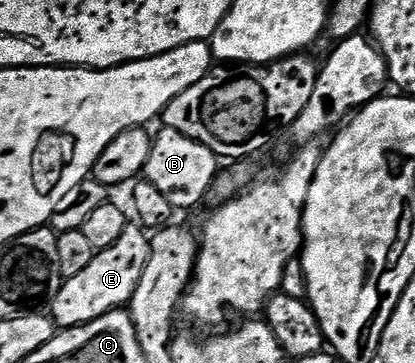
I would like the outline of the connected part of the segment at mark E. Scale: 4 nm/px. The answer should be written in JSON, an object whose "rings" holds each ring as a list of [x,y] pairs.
{"rings":[[[127,225],[124,237],[116,245],[94,254],[92,261],[76,277],[63,279],[62,288],[48,305],[48,314],[59,328],[79,327],[96,321],[110,311],[125,308],[144,277],[144,265],[150,256],[150,235],[141,226]]]}

